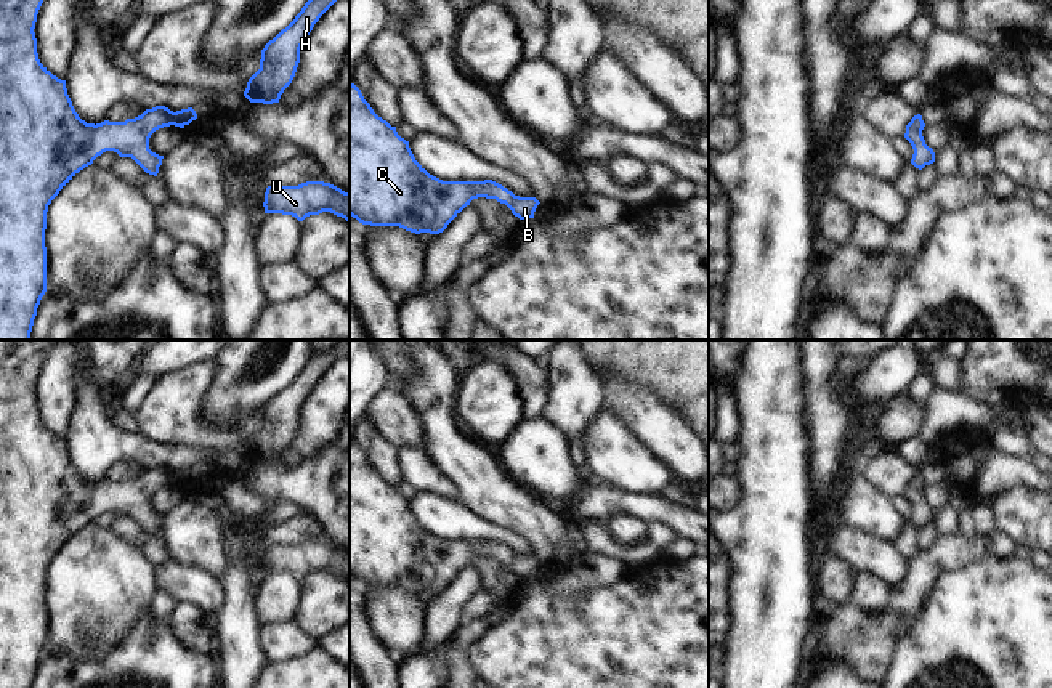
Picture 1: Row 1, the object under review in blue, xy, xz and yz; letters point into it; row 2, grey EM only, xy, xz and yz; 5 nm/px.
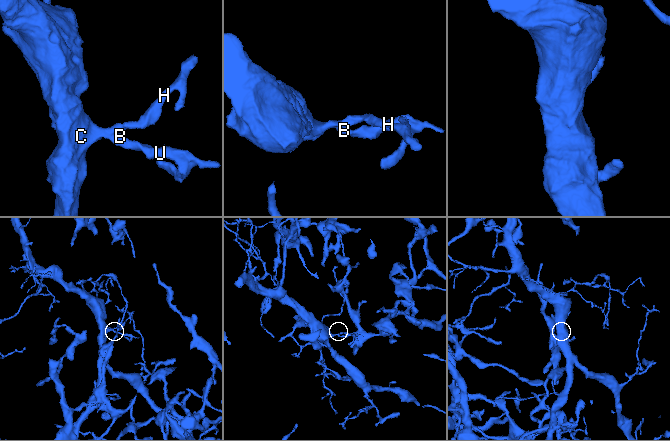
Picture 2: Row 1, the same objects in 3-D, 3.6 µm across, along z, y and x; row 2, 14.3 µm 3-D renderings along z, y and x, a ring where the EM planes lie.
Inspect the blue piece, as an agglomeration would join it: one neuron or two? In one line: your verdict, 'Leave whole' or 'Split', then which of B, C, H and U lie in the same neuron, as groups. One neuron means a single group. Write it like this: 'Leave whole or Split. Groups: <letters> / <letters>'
Leave whole. Groups: B C H U.

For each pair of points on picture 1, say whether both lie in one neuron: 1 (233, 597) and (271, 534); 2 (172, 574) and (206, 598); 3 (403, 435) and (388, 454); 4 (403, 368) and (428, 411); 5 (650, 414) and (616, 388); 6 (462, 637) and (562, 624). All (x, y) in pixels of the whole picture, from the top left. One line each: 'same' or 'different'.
1: different
2: same
3: different
4: different
5: same
6: different

